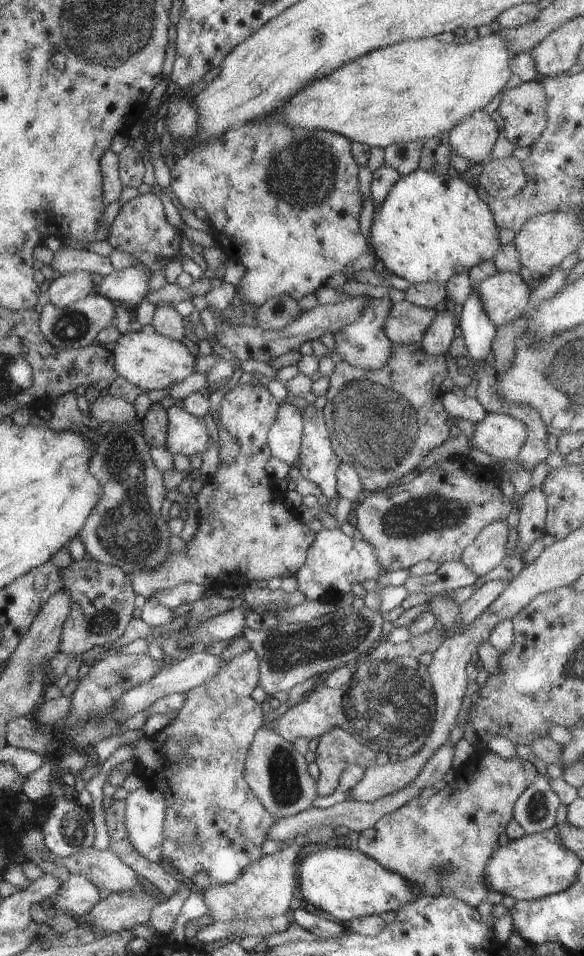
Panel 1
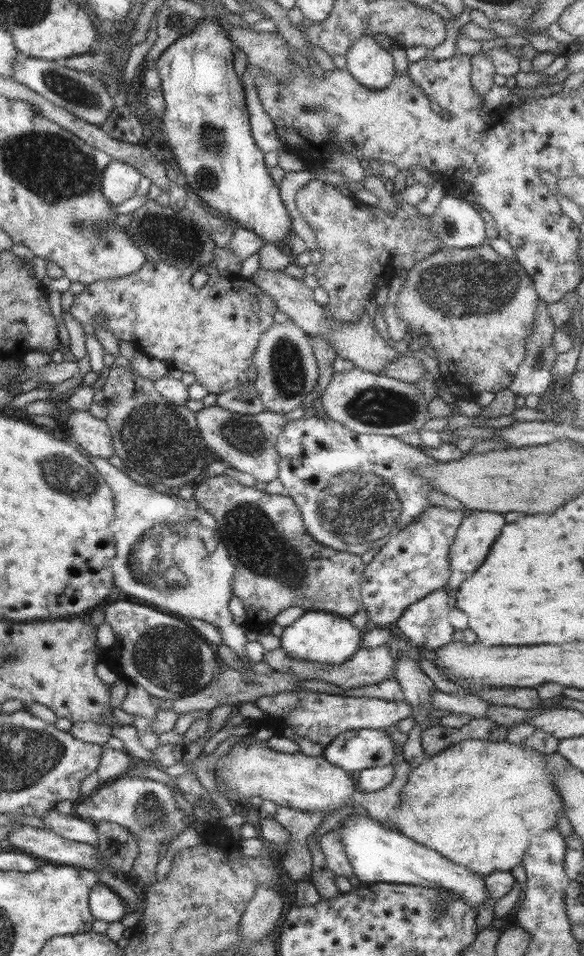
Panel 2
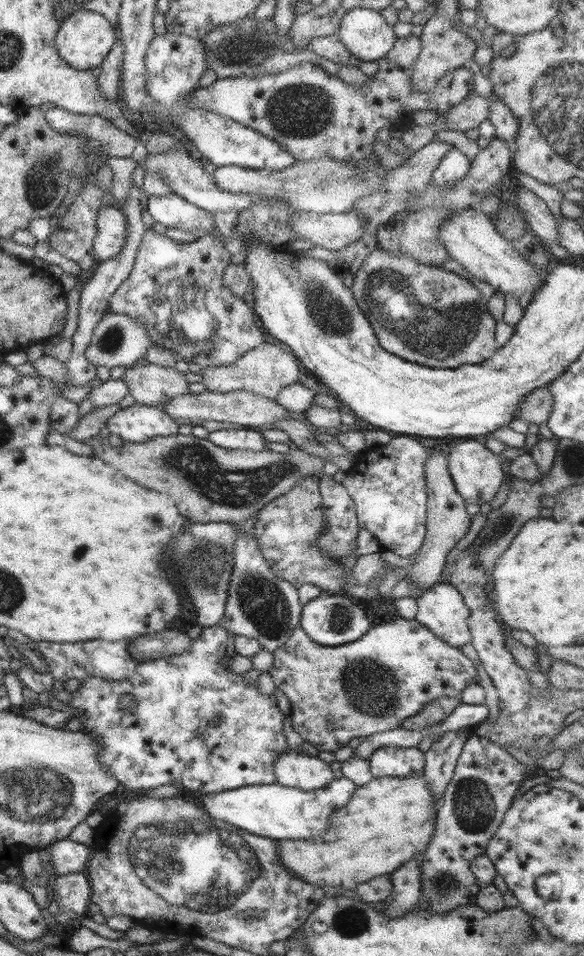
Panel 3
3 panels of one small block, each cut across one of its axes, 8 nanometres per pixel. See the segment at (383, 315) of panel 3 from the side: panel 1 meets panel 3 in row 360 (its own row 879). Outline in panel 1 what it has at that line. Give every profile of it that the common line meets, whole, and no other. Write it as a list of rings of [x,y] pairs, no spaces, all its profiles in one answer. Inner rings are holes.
[[[476,751],[443,790],[425,800],[414,797],[361,831],[358,848],[406,877],[422,896],[448,895],[477,907],[490,889],[485,882],[487,864],[498,836],[512,820],[514,803],[538,774],[530,761],[518,756],[504,759],[491,751]]]

